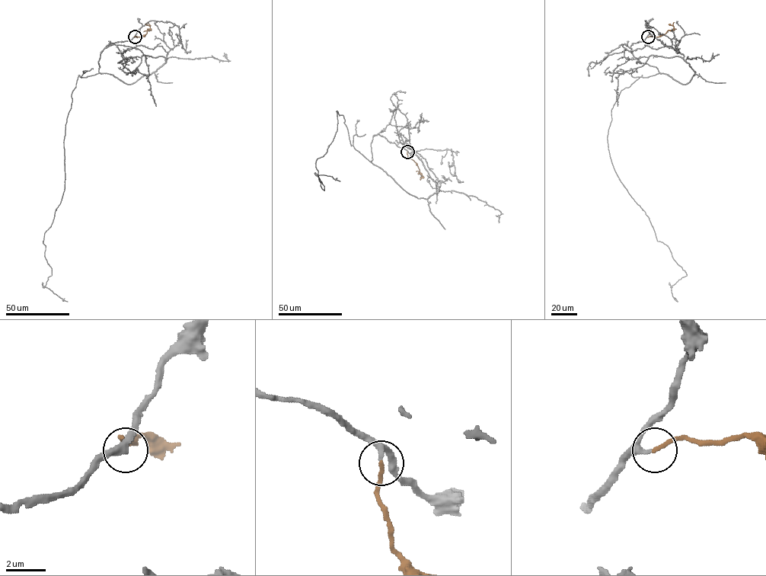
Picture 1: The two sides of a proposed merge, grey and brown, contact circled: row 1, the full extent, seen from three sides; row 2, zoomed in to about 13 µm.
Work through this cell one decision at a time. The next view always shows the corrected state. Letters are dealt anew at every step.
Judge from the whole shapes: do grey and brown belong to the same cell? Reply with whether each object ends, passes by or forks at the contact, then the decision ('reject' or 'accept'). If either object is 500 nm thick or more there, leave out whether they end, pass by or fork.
grey passes by; brown ends there; accept

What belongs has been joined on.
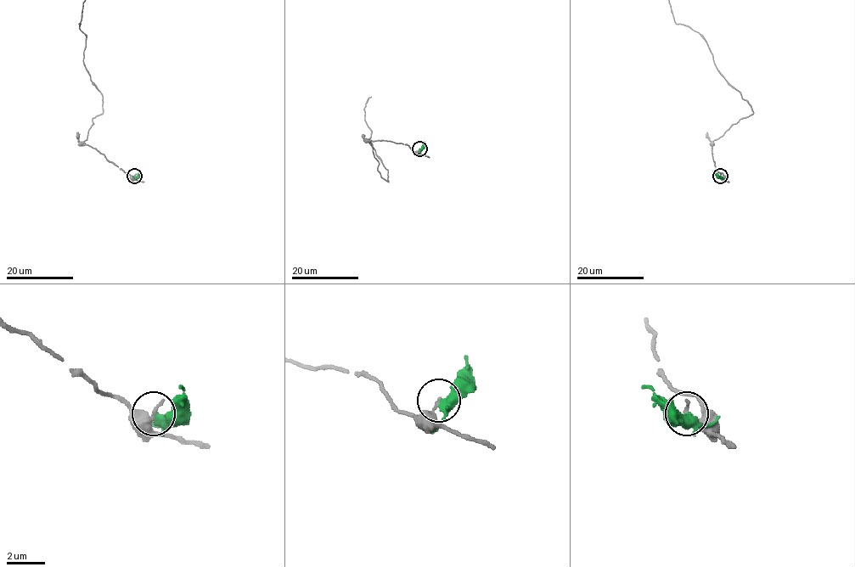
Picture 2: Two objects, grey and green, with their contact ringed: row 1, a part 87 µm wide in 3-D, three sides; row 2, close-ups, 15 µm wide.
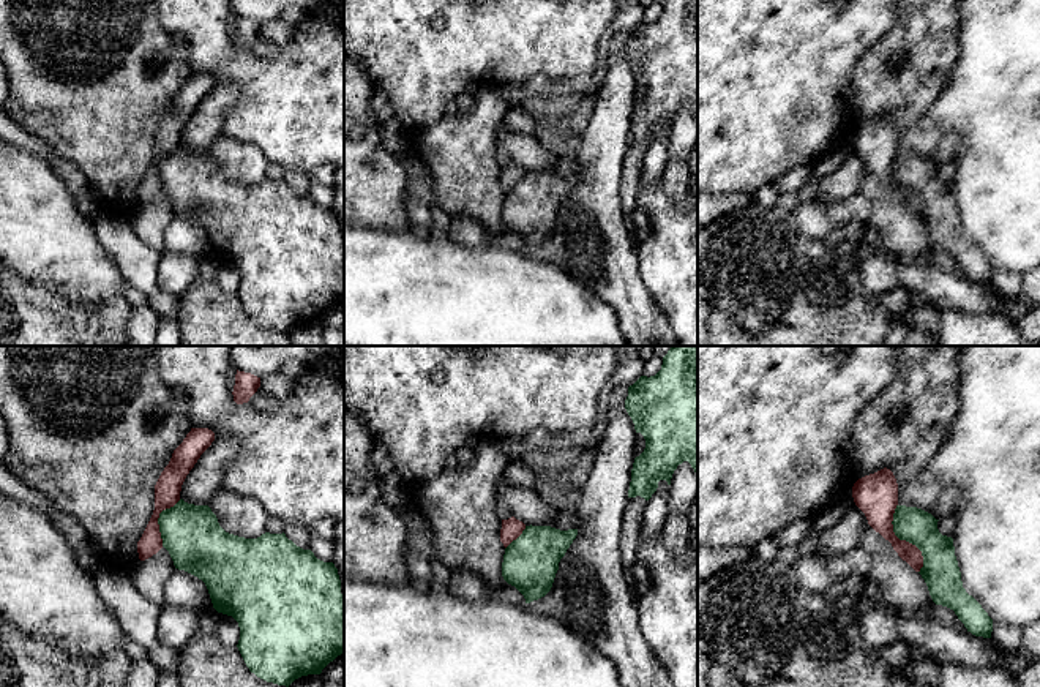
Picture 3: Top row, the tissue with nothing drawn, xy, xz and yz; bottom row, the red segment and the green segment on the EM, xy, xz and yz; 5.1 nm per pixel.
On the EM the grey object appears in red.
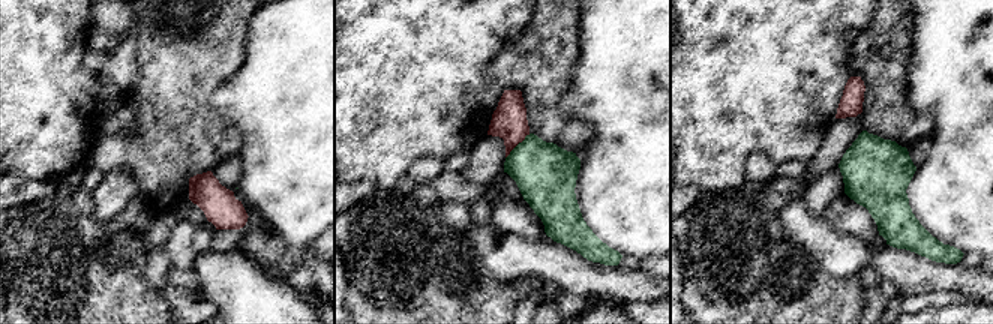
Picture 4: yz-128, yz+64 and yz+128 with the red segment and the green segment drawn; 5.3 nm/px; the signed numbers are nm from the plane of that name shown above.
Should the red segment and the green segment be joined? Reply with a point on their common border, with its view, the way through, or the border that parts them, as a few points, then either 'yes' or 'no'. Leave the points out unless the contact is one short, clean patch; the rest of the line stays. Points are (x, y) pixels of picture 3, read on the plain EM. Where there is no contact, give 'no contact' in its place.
meets red in yz at (903, 187); no

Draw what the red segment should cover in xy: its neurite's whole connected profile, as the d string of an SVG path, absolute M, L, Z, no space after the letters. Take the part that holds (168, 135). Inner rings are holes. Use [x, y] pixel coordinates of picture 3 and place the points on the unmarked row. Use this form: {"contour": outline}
{"contour": "M191 74L183 88L174 96L169 111L164 114L155 131L155 156L137 188L140 207L152 204L163 194L158 171L159 160L180 147L180 137L186 122L213 87L215 79L211 76Z"}

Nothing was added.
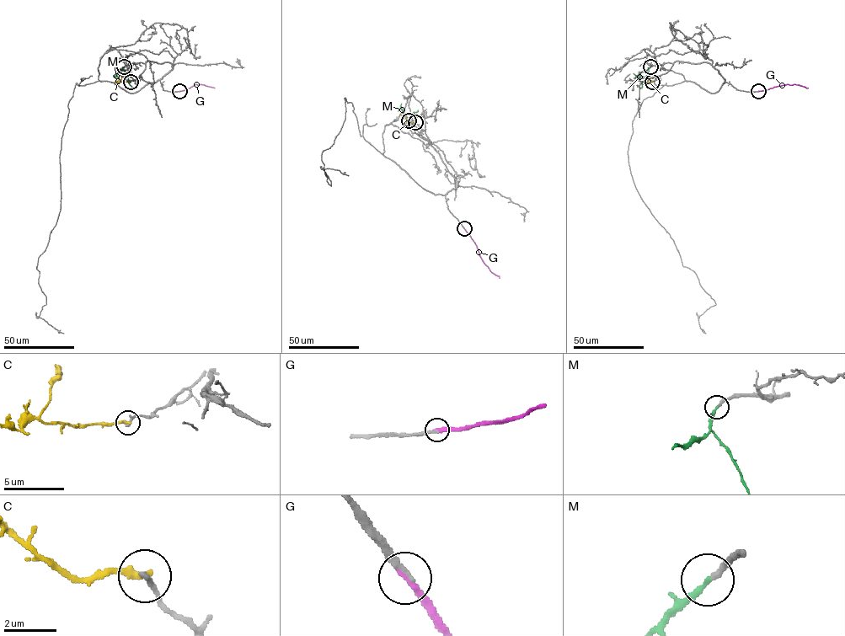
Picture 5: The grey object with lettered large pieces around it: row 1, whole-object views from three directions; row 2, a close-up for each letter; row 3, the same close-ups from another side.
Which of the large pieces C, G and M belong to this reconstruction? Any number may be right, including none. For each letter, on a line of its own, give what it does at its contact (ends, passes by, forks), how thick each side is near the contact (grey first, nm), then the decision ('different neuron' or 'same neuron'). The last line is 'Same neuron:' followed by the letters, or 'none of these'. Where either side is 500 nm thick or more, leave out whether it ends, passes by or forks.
C: it ends there; 220 nm thick on the grey side, 260 nm on the other; different neuron
G: it ends there; 200 nm thick on the grey side, 300 nm on the other; same neuron
M: it ends there; 240 nm thick on the grey side, 240 nm on the other; same neuron
Same neuron: G, M

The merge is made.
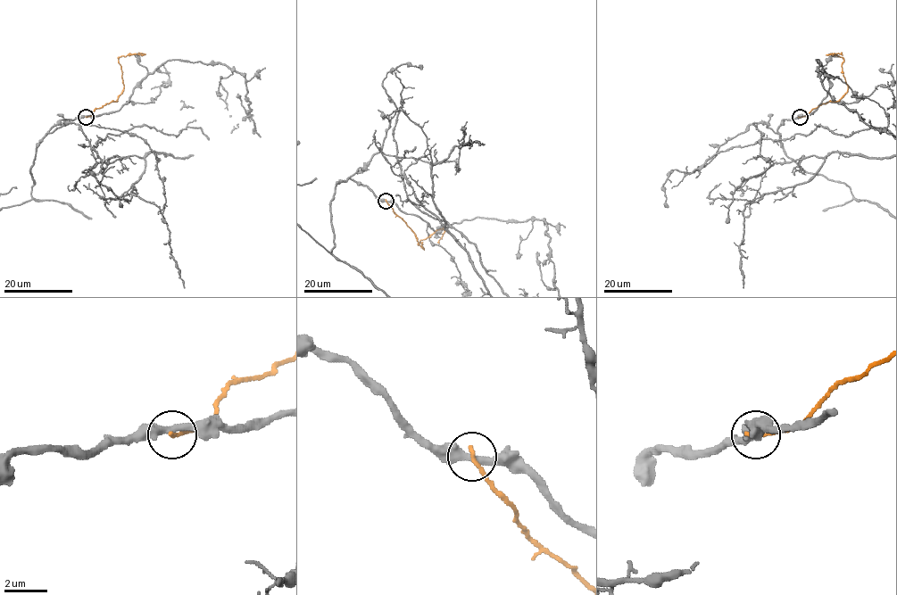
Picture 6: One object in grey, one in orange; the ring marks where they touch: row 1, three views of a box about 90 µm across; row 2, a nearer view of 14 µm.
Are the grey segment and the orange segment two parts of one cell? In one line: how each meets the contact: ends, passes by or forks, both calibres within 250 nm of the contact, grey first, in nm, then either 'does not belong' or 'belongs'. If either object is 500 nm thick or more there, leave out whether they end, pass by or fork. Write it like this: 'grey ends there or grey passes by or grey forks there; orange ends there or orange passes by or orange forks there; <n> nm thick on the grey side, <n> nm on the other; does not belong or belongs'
grey passes by; orange ends there; 360 nm thick on the grey side, 190 nm on the other; does not belong

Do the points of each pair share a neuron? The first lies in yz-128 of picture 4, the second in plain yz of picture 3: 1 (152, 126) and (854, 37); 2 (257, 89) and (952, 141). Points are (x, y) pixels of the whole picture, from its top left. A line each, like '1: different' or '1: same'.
1: different
2: different

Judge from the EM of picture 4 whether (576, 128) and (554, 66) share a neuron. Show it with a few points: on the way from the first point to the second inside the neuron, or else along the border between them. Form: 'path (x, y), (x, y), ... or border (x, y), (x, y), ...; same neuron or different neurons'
path (560, 117), (552, 110), (552, 83); same neuron

